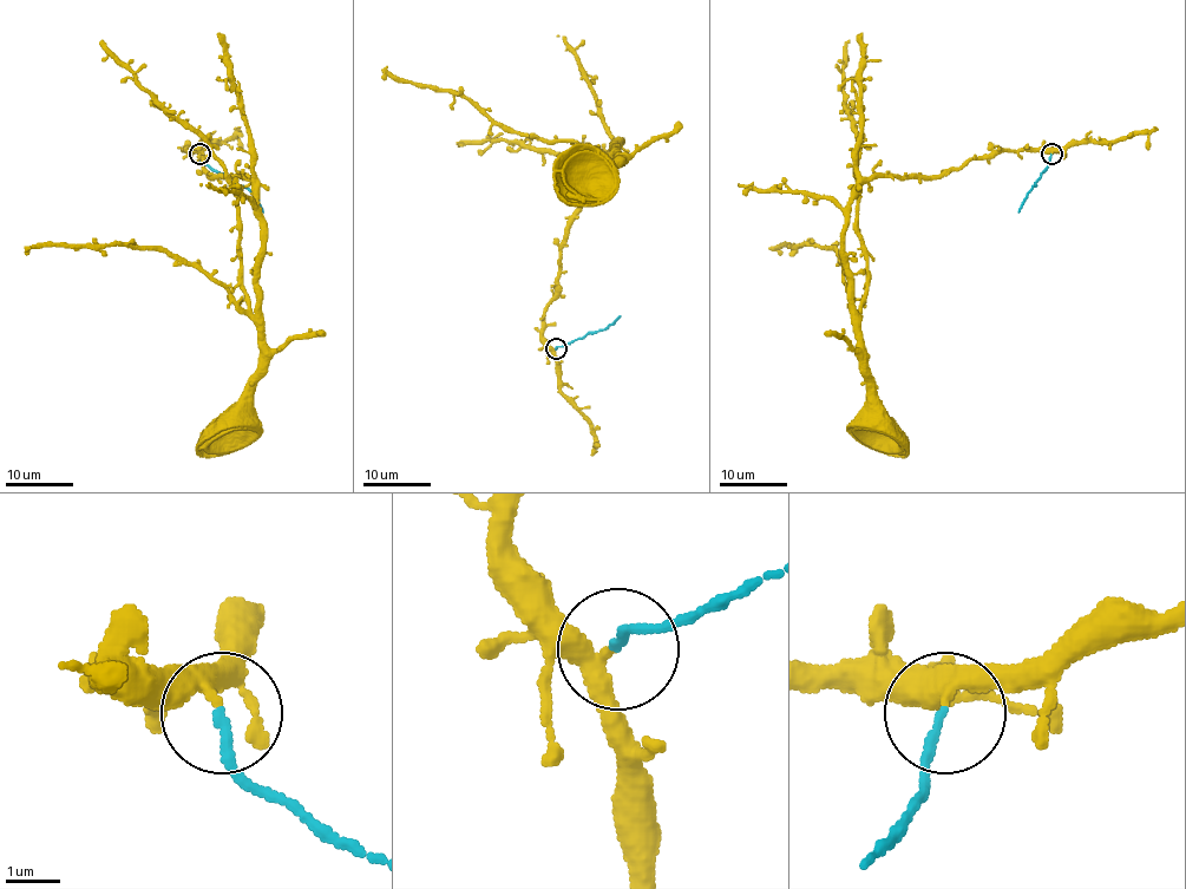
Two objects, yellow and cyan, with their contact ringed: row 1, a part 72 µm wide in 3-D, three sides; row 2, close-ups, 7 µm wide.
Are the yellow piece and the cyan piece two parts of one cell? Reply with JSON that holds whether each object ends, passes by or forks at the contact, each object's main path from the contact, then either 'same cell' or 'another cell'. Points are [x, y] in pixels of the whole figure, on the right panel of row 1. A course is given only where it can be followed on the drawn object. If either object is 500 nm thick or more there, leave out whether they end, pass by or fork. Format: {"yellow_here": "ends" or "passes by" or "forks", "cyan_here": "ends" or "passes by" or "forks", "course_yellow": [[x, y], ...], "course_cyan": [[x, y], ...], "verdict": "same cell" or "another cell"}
{"yellow_here": "passes by", "cyan_here": "ends", "course_yellow": [[1052, 152], [1010, 149], [938, 175], [865, 182], [844, 234], [853, 313], [865, 248], [847, 41]], "course_cyan": [[1052, 155], [1019, 213]], "verdict": "another cell"}

